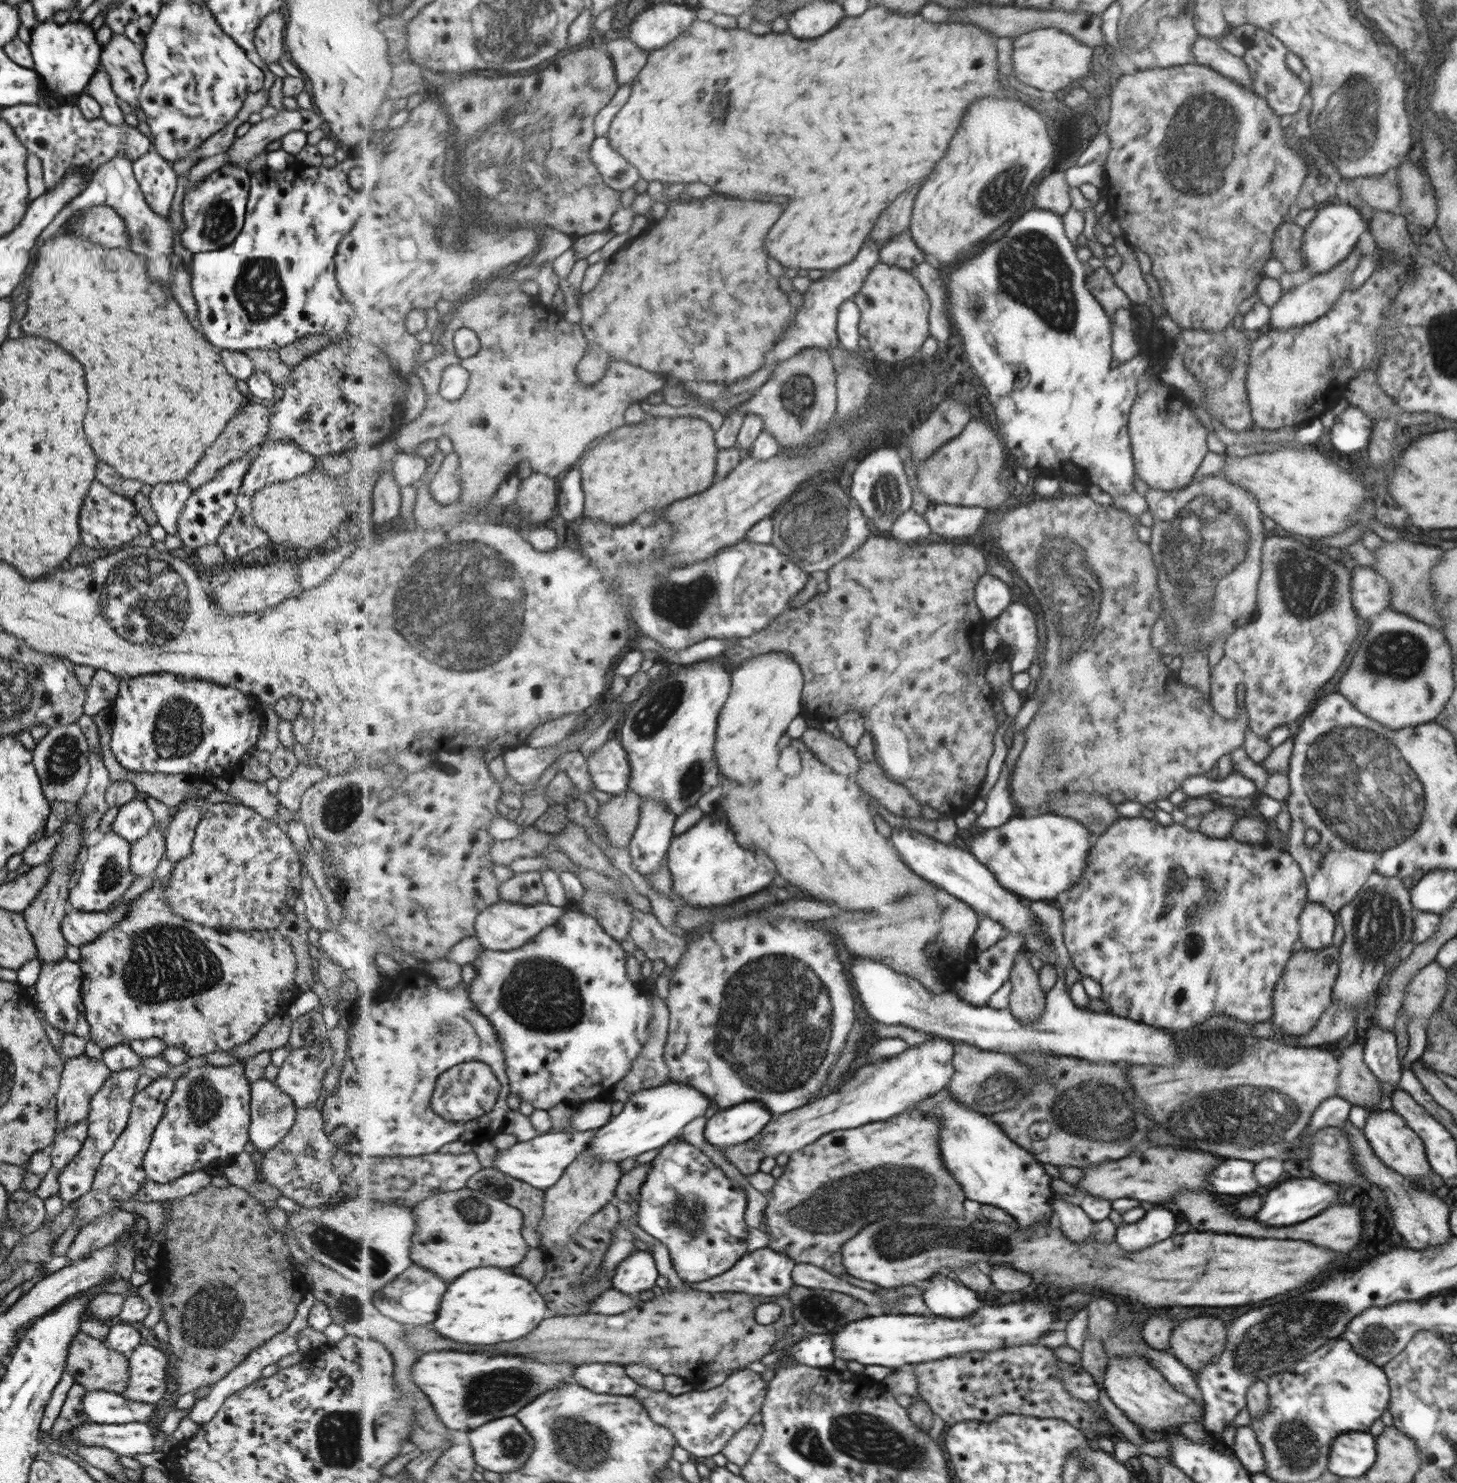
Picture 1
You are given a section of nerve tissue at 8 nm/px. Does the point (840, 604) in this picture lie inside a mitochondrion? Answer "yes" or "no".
no

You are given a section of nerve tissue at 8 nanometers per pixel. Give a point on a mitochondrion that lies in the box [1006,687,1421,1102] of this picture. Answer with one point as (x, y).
(1379, 923)

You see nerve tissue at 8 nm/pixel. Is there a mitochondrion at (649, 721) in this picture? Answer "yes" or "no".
yes

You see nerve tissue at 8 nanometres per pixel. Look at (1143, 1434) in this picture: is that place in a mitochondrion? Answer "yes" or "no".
no

